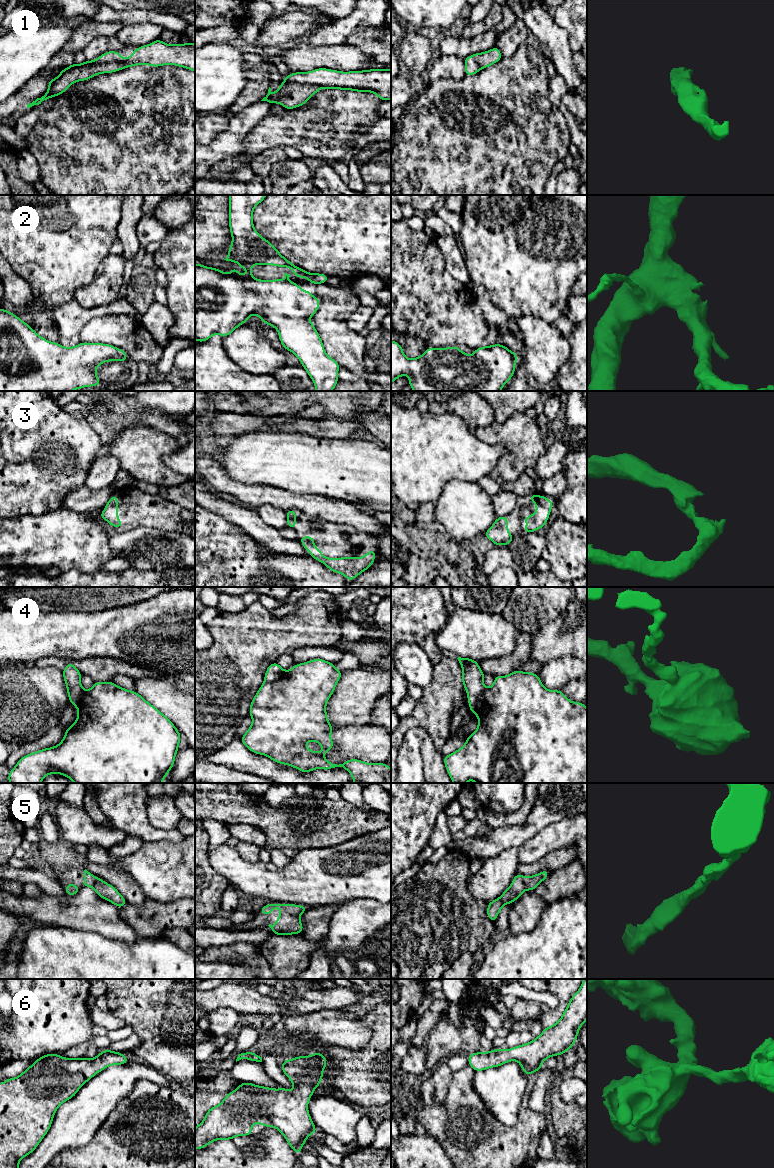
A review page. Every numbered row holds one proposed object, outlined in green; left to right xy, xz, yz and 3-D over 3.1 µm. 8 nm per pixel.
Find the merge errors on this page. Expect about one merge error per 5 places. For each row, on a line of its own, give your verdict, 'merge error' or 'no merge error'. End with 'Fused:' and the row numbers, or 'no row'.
1: no merge error
2: no merge error
3: no merge error
4: merge error
5: no merge error
6: no merge error
Fused: 4

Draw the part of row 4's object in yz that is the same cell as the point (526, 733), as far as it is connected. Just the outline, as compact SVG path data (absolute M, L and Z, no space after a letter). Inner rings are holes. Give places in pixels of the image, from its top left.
M516 669L507 676L494 677L494 683L487 688L484 695L484 707L476 714L477 729L466 738L465 744L452 754L443 756L446 770L453 783L587 783L587 708L582 702L572 702L562 690L546 689L539 675L532 672L521 672Z

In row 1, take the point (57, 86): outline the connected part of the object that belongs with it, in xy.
M160 39L135 48L132 55L123 59L118 51L107 51L93 61L82 64L72 63L62 69L60 74L48 82L48 91L37 98L27 108L41 104L42 101L57 97L68 90L75 82L89 80L98 74L113 73L137 65L160 67L175 65L195 72L195 43L166 44Z

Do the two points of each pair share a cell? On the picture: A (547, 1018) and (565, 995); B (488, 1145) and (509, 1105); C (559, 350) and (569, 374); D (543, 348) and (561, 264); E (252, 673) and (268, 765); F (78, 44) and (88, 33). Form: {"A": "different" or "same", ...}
{"A": "same", "B": "different", "C": "different", "D": "different", "E": "different", "F": "same"}

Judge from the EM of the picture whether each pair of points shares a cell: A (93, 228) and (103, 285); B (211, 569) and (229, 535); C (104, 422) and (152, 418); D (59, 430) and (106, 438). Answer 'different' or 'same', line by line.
A: different
B: same
C: same
D: different

